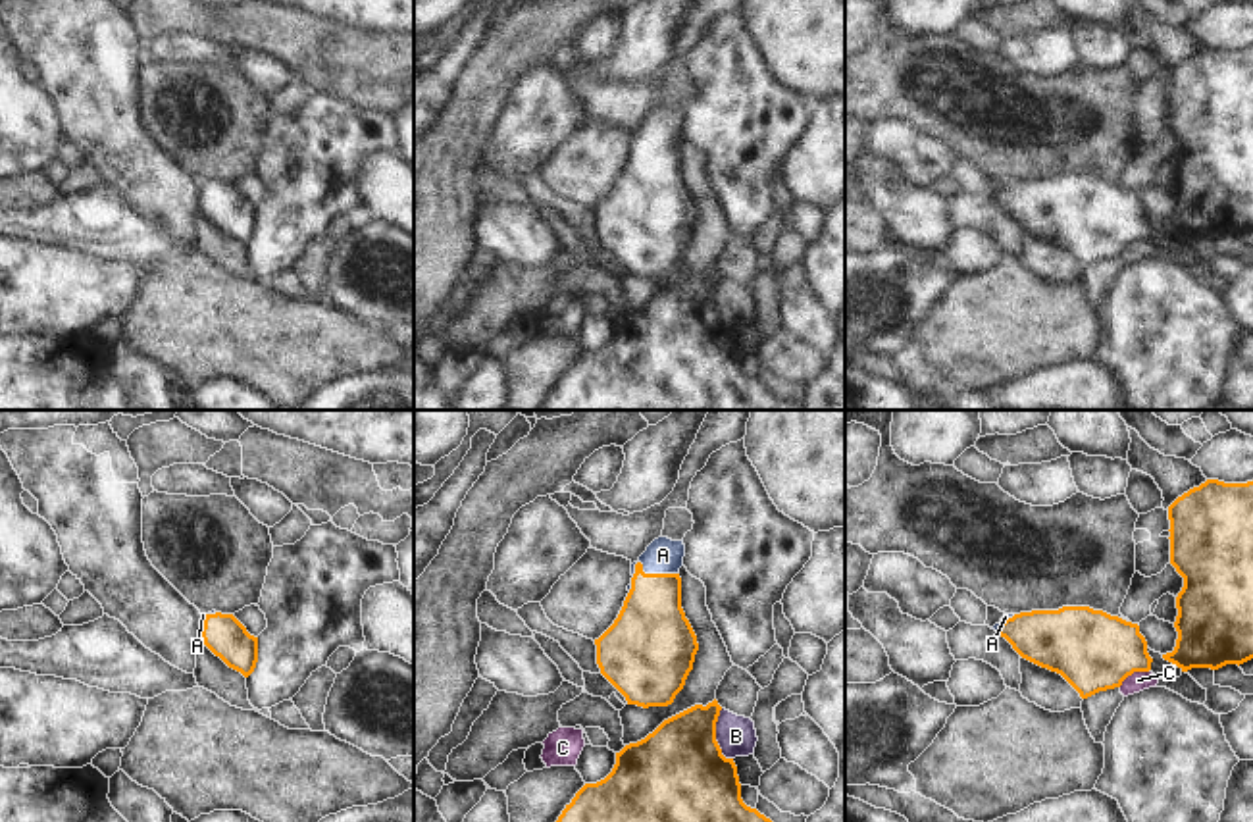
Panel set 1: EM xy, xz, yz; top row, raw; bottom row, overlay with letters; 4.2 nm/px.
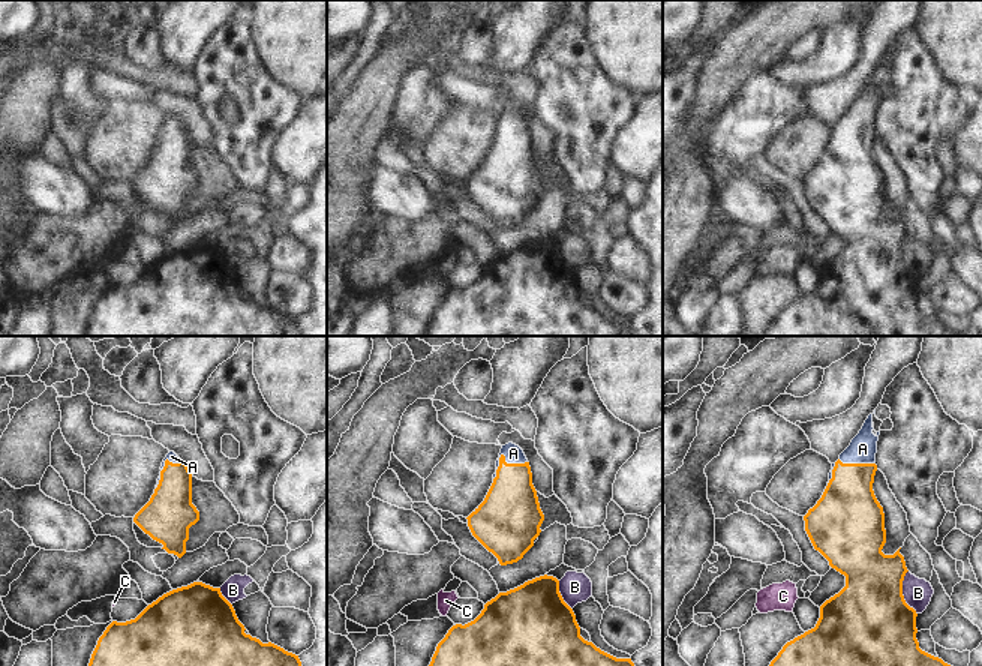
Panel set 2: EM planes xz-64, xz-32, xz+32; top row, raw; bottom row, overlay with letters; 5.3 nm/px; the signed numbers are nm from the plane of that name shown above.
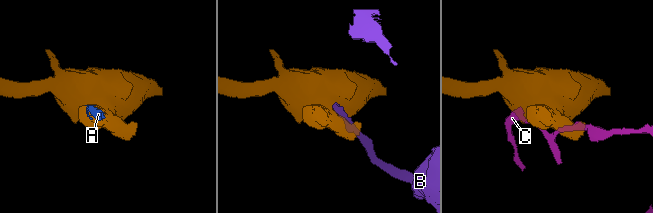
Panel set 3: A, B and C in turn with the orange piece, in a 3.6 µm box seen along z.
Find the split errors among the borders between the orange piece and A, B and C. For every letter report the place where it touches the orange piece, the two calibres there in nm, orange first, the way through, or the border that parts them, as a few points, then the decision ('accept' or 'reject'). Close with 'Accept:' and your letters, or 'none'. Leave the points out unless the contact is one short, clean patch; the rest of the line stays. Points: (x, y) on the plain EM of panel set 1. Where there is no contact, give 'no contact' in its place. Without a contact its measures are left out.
A: meets orange in xz at (649, 143); 320 nm thick on the orange side, 150 nm on the other; runs through xz (651, 203), (649, 143), (663, 124); accept
B: meets orange in xz at (715, 305); 460 nm thick on the orange side, 160 nm on the other; reject
C: meets orange in yz at (1132, 241); 340 nm thick on the orange side, 80 nm on the other; reject
Accept: A

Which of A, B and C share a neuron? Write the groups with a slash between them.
A / B / C

